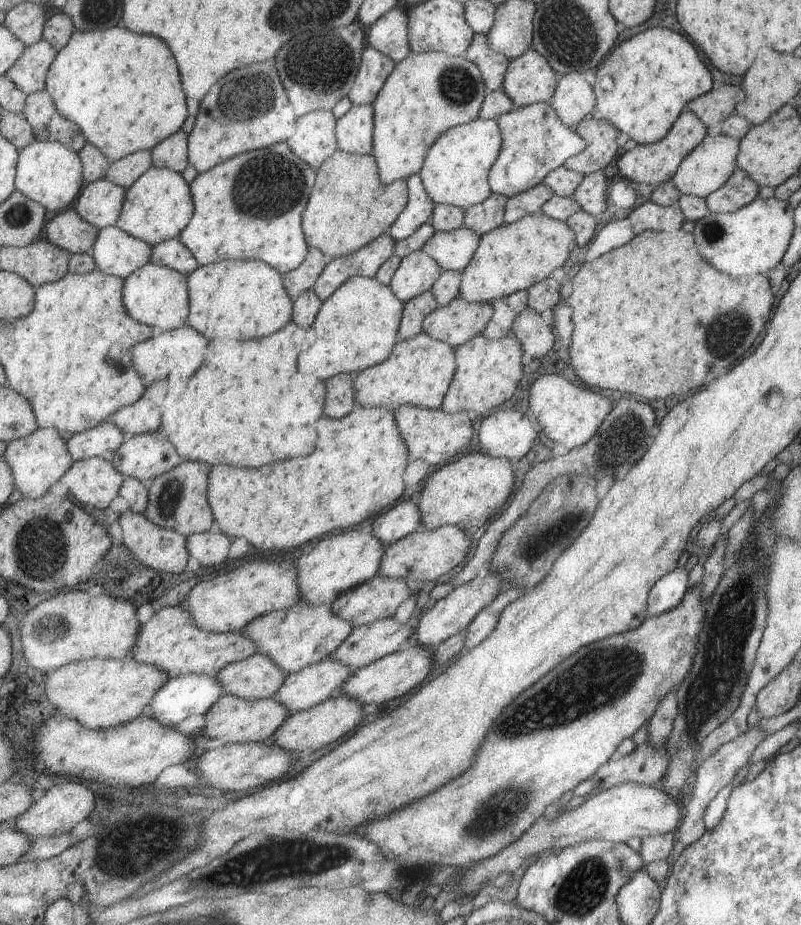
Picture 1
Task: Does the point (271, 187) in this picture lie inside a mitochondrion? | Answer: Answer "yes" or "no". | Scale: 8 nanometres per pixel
yes

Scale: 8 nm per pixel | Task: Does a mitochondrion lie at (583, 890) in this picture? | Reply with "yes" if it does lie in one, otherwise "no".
yes

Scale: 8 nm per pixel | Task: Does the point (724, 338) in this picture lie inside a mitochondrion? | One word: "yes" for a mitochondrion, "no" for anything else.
yes

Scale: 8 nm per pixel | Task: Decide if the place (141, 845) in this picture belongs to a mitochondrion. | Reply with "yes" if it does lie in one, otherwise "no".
yes

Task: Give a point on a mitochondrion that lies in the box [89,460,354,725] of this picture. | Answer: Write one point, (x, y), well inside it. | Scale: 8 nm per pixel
(170, 496)

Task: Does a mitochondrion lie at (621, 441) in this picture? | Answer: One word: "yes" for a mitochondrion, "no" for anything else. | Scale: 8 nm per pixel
yes

